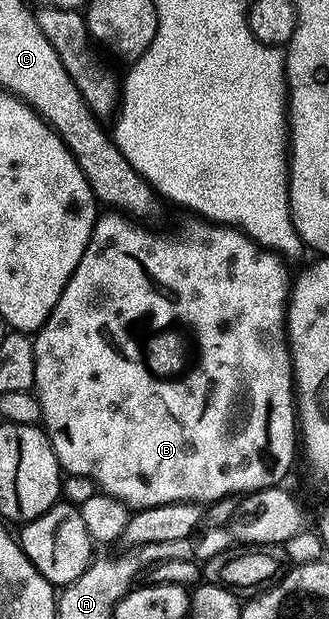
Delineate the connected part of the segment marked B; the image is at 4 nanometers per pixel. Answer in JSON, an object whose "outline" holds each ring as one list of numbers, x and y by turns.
{"outline":[[106,213,106,214,110,214,110,215,102,215,102,214,99,214,99,215,98,215,98,216,97,216,97,218,95,218,95,220,94,220,94,228,93,228,93,229,92,229,92,233,91,233,91,234,90,234,90,240,89,240,89,241,88,241,88,243,87,243,87,245,86,245,86,248,85,248,85,249,84,249,84,253,83,253,83,254,82,254,82,256,81,256,81,257,80,257,80,261,79,261,79,262,78,262,78,264,77,264,77,265,76,265,76,269,75,269,75,270,74,270,74,272,73,272,73,273,72,273,72,277,71,277,71,278,70,278,70,280,69,280,69,281,67,281,67,282,66,282,66,284,65,284,65,285,64,285,64,293,60,293,60,301,59,301,59,302,58,302,58,303,57,303,57,304,56,304,56,305,55,305,55,306,54,306,54,308,53,308,53,309,52,309,52,313,51,313,51,314,50,314,50,316,49,316,49,317,48,317,48,318,47,318,47,319,46,319,46,324,44,324,44,325,43,325,43,327,39,327,39,328,38,328,38,330,37,330,37,332,36,332,36,334,35,334,35,335,34,335,34,336,33,336,33,340,34,340,34,360,35,360,35,361,36,361,36,373,35,373,35,374,34,374,34,386,33,386,33,388,32,388,32,391,33,391,33,394,35,394,35,395,37,395,37,397,38,397,38,404,39,404,39,405,40,405,40,409,41,409,41,410,42,410,42,421,41,421,41,426,42,426,42,427,43,427,43,428,44,428,44,430,45,430,45,432,46,432,46,435,47,435,47,436,48,436,48,438,49,438,49,439,50,439,50,444,51,444,51,445,52,445,52,449,53,449,53,450,54,450,54,452,55,452,55,453,56,453,56,457,57,457,57,458,58,458,58,464,60,464,60,466,61,466,61,467,62,467,62,470,63,470,63,472,65,472,65,474,66,474,66,475,67,475,67,476,70,476,70,475,83,475,83,477,84,477,84,478,86,478,86,479,91,479,91,481,92,481,92,482,94,482,94,483,99,483,99,485,100,485,100,486,98,486,98,487,99,487,99,488,101,488,101,490,102,490,102,491,103,491,103,492,105,492,105,493,106,493,106,494,107,494,107,495,111,495,111,496,113,496,113,497,114,497,114,498,118,498,118,499,121,499,121,500,122,500,122,501,123,501,123,503,126,503,126,504,127,504,127,506,128,506,128,507,129,507,129,508,130,508,130,509,141,509,141,508,143,508,143,507,155,507,155,506,156,506,156,505,168,505,168,504,169,504,169,503,197,503,197,504,199,504,199,505,209,505,209,504,211,504,211,503,214,503,214,502,216,502,216,500,217,500,217,499,220,499,220,498,224,498,224,497,228,497,228,496,229,496,229,495,236,495,236,496,241,496,241,495,242,495,242,494,243,494,243,493,249,493,249,492,251,492,251,491,259,491,259,490,260,490,260,489,264,489,264,488,265,488,265,487,276,487,276,486,279,486,279,484,281,484,281,483,282,483,282,482,283,482,283,480,282,480,282,478,284,478,284,477,285,477,285,475,286,475,286,474,288,474,288,473,289,473,289,471,290,471,290,470,292,470,292,469,293,469,293,467,294,467,294,447,295,447,295,451,296,451,296,444,297,444,297,443,298,443,298,442,299,442,299,439,300,439,300,423,299,423,299,420,298,420,298,419,297,419,297,418,296,418,296,384,295,384,295,382,294,382,294,368,293,368,293,366,292,366,292,364,291,364,291,361,290,361,290,348,289,348,289,346,288,346,288,336,287,336,287,334,286,334,286,332,285,332,285,330,284,330,284,324,285,324,285,322,286,322,286,308,287,308,287,306,288,306,288,296,289,296,289,294,290,294,290,292,291,292,291,290,292,290,292,279,291,279,291,276,289,276,289,277,288,277,288,276,286,276,286,267,285,267,285,265,286,265,286,266,287,266,287,264,286,264,286,263,285,263,285,262,284,262,284,259,283,259,283,256,281,256,281,255,276,255,276,254,274,254,274,252,272,252,272,251,268,251,268,250,266,250,266,248,265,248,265,247,260,247,260,246,258,246,258,244,256,244,256,243,253,243,253,242,252,242,252,241,251,241,251,239,249,239,249,238,247,238,247,236,246,236,246,235,245,235,245,234,243,234,243,232,242,232,242,231,238,231,238,230,236,230,236,229,235,229,235,228,234,228,234,227,224,227,224,226,221,226,221,225,219,225,219,224,216,224,216,223,212,223,212,222,209,222,209,221,203,221,203,220,202,220,202,219,201,219,201,218,198,218,198,217,194,217,194,218,191,218,191,220,192,220,192,221,191,221,191,223,186,223,186,224,184,224,184,225,183,225,183,227,182,227,182,235,157,235,157,233,156,233,156,232,154,232,154,231,149,231,149,229,148,229,148,228,146,228,146,227,141,227,141,225,143,225,143,224,142,224,142,223,141,223,141,222,138,222,138,221,135,221,135,220,134,220,134,219,133,219,133,218,130,218,130,217,127,217,127,216,126,216,126,215,125,215,125,214,122,214,122,213]]}

